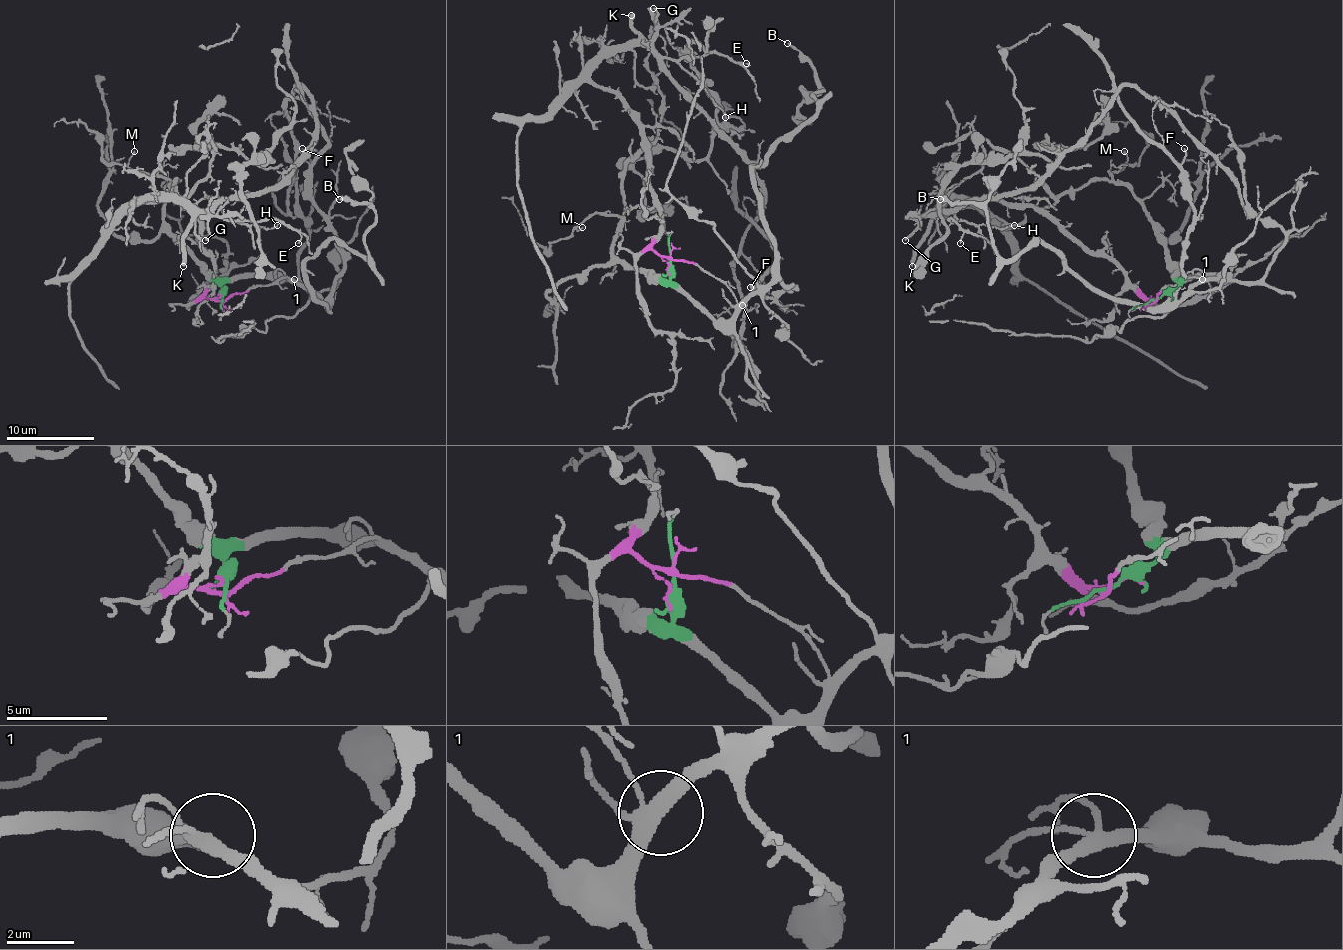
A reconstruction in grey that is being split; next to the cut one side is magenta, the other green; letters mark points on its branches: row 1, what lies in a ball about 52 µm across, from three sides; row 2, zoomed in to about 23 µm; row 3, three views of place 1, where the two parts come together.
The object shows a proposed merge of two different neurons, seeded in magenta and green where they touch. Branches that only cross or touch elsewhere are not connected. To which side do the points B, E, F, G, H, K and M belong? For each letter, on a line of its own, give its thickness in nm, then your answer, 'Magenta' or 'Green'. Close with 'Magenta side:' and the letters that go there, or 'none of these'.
B: Thickness 260 nm. Green
E: Thickness 120 nm. Magenta
F: Thickness 130 nm. Green
G: Thickness 200 nm. Magenta
H: Thickness 110 nm. Magenta
K: Thickness 320 nm. Magenta
M: Thickness 120 nm. Green
Magenta side: E, G, H, K

